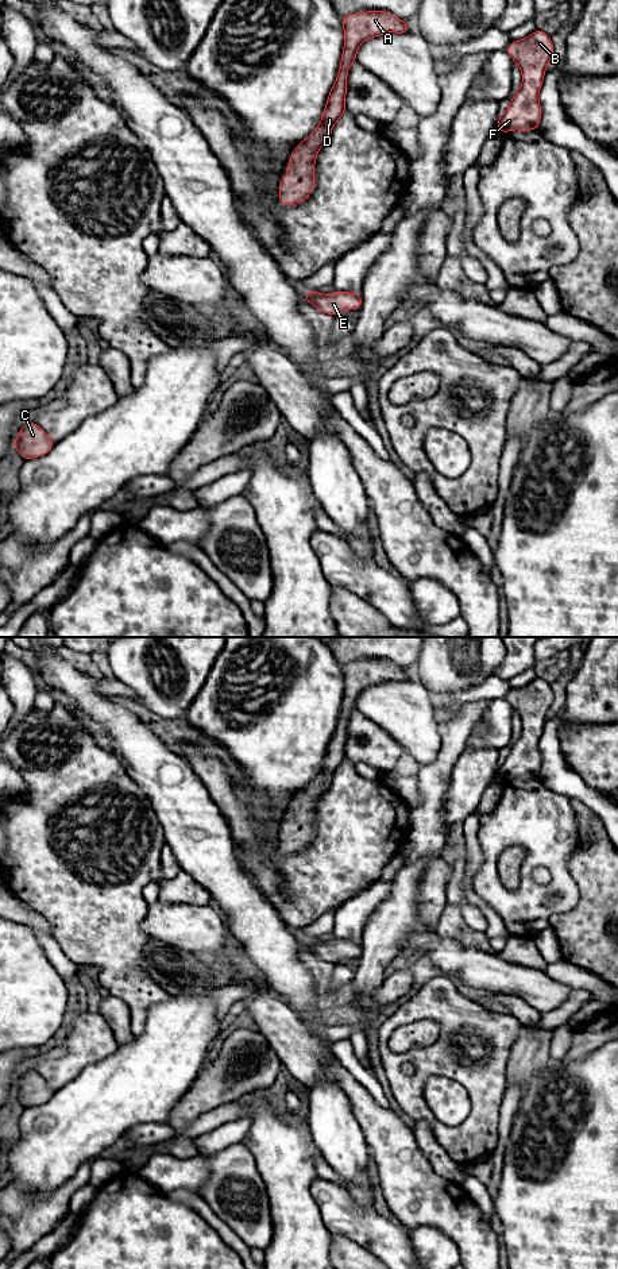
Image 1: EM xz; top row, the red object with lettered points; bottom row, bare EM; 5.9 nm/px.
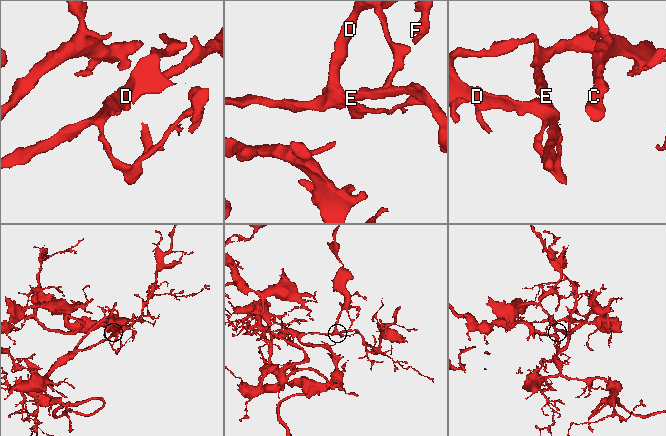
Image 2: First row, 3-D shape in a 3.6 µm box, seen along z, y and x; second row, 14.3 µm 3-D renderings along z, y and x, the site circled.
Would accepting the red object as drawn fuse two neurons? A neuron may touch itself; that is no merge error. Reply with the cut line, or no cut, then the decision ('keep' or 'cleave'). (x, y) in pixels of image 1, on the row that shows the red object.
cut none; keep

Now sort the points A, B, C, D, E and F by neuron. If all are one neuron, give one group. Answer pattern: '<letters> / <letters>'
A B C D E F

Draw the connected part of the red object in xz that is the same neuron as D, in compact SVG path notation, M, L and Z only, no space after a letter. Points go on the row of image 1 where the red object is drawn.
M385 11L355 12L341 16L344 49L337 78L329 92L322 117L316 130L296 146L286 167L287 177L279 181L279 204L291 207L306 200L314 190L317 151L331 138L335 123L345 113L347 74L356 61L356 51L370 38L387 32L410 32L405 20Z

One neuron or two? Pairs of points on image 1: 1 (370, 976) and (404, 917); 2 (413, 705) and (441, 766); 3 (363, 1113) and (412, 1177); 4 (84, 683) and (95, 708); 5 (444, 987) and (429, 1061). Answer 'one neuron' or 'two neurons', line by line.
1: one neuron
2: two neurons
3: one neuron
4: one neuron
5: one neuron

